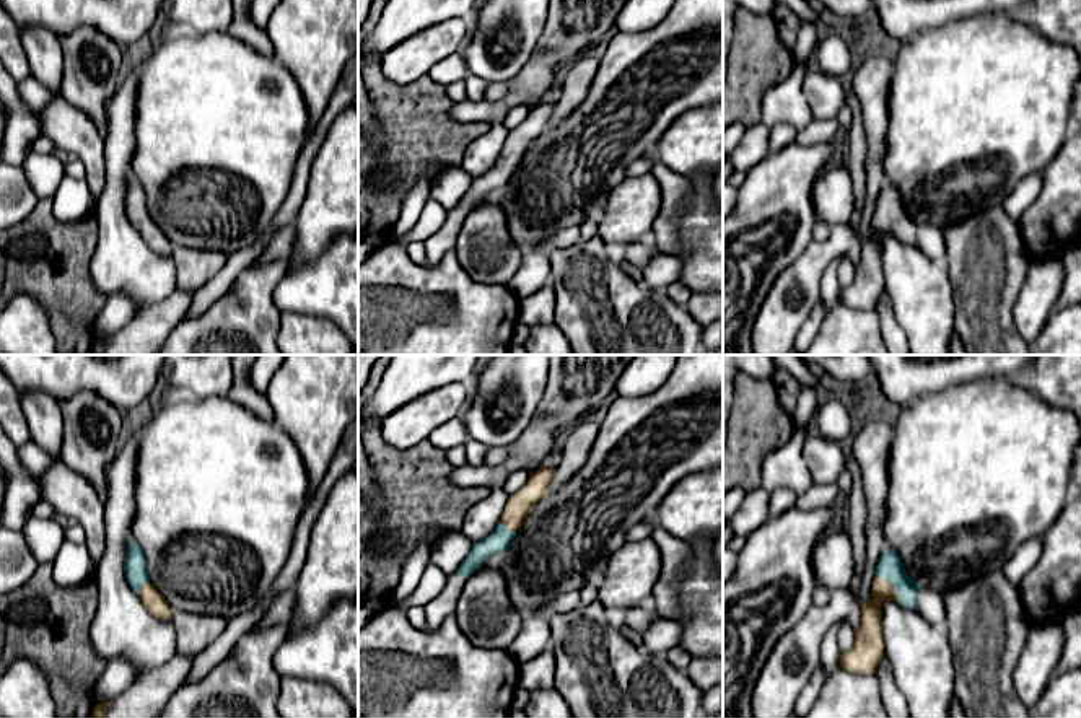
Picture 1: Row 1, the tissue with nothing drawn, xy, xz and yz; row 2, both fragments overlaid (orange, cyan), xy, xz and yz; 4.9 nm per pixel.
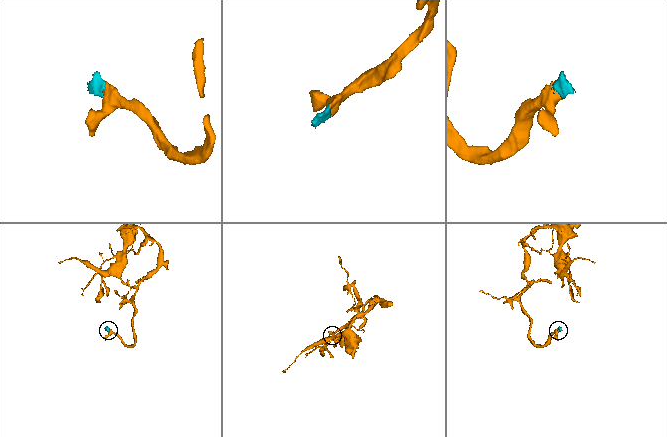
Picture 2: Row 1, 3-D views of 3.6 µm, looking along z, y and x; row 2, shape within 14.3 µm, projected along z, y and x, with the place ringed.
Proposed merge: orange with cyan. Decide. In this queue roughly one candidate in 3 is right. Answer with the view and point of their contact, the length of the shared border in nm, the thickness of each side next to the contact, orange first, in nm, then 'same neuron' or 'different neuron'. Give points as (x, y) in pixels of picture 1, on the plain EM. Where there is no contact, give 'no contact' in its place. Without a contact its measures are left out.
contact yz (891, 222); length 180 nm; calibres 120 and 130 nm; same neuron

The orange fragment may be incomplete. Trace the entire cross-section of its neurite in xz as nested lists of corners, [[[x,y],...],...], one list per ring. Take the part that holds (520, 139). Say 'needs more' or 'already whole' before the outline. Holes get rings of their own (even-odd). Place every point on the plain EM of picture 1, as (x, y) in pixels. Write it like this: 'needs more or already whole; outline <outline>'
needs more; outline [[[540,103],[529,109],[527,117],[513,130],[508,132],[500,160],[495,166],[472,179],[469,190],[459,204],[448,212],[446,223],[440,231],[423,241],[427,264],[438,265],[440,260],[456,247],[456,238],[466,215],[492,190],[510,186],[516,168],[532,143],[549,127],[555,104]]]

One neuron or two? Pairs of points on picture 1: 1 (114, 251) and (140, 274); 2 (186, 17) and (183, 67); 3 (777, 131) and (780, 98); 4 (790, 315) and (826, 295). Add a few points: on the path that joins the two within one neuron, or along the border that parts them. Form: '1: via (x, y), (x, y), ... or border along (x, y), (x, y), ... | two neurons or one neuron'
1: via (121, 258), (134, 269) | one neuron
2: border along (183, 30), (222, 33) | two neurons
3: border along (770, 127), (775, 124), (792, 124), (798, 129) | two neurons
4: border along (829, 261), (822, 272), (818, 298) | two neurons

